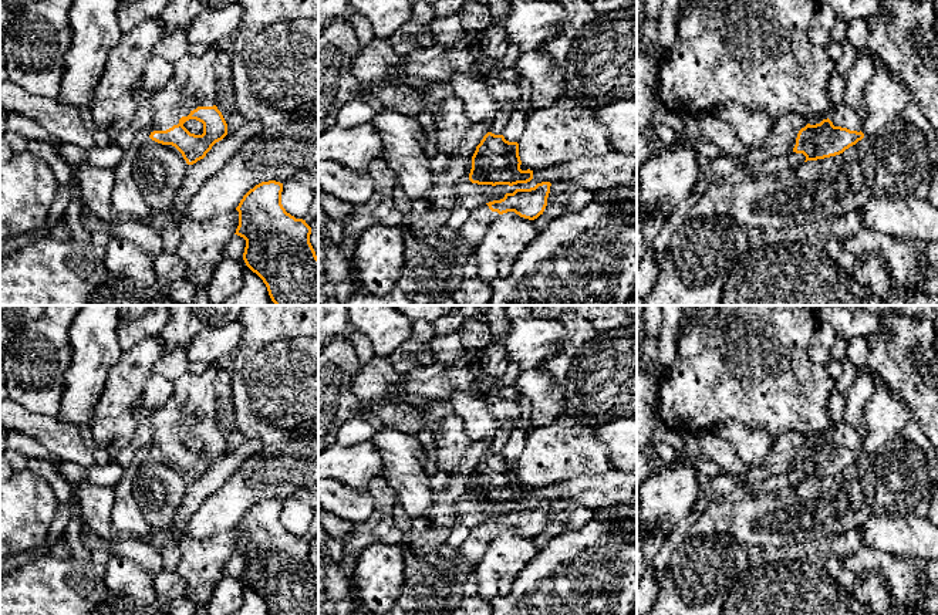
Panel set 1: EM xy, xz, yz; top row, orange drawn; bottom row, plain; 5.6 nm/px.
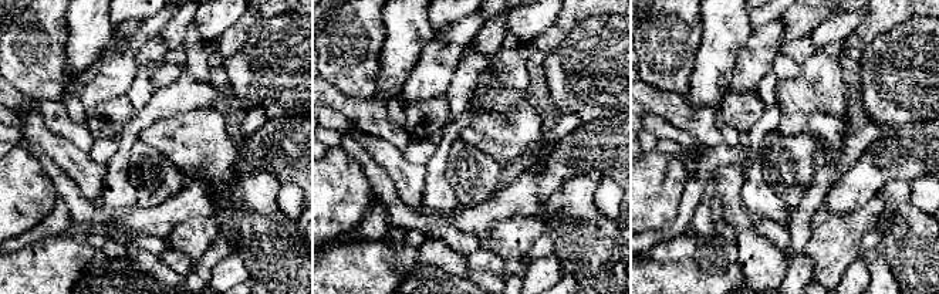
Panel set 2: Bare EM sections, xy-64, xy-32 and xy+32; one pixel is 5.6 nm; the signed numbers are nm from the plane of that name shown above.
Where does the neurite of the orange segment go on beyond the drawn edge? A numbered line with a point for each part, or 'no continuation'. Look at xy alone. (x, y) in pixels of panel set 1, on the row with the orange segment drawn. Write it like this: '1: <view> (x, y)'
1: xy (192, 84)

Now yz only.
1: yz (886, 97)

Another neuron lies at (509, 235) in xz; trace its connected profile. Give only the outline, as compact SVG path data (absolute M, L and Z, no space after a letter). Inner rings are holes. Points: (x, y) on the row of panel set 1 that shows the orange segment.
M514 212L500 214L476 247L478 277L490 284L507 277L516 258L540 232L533 220Z

